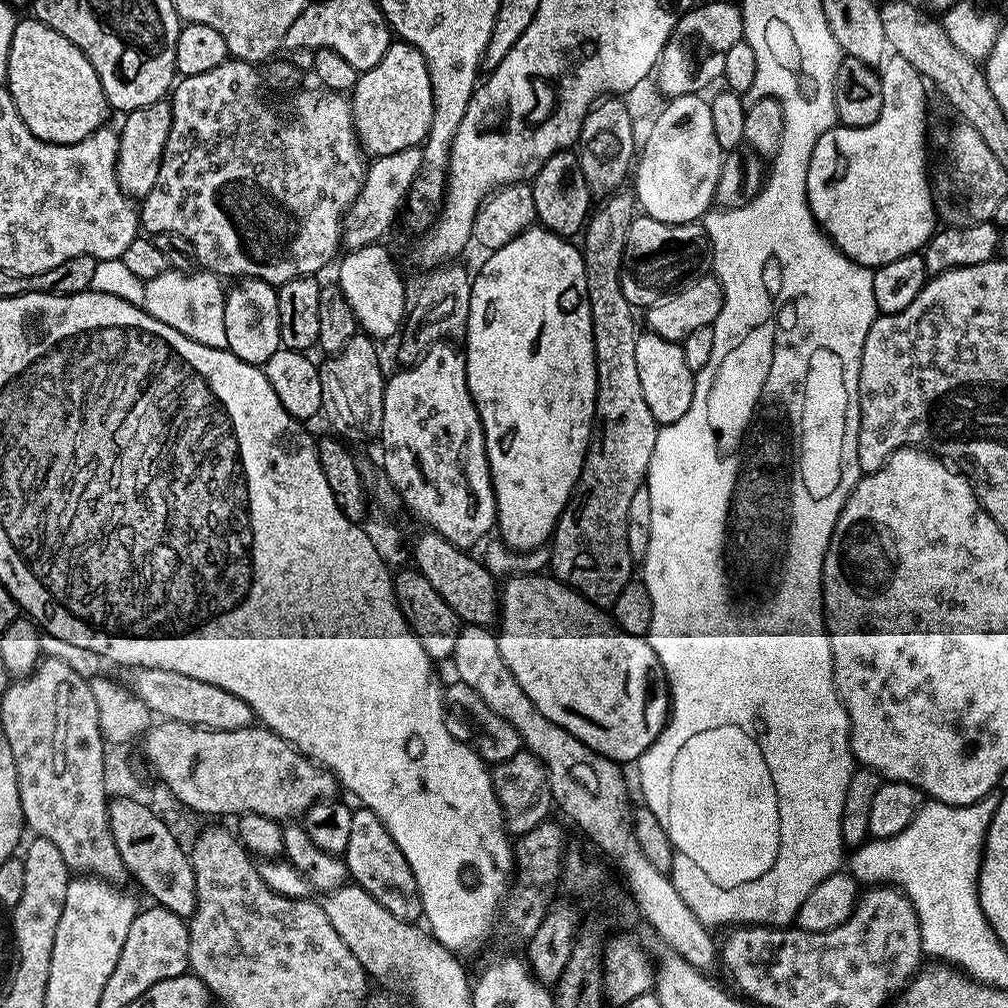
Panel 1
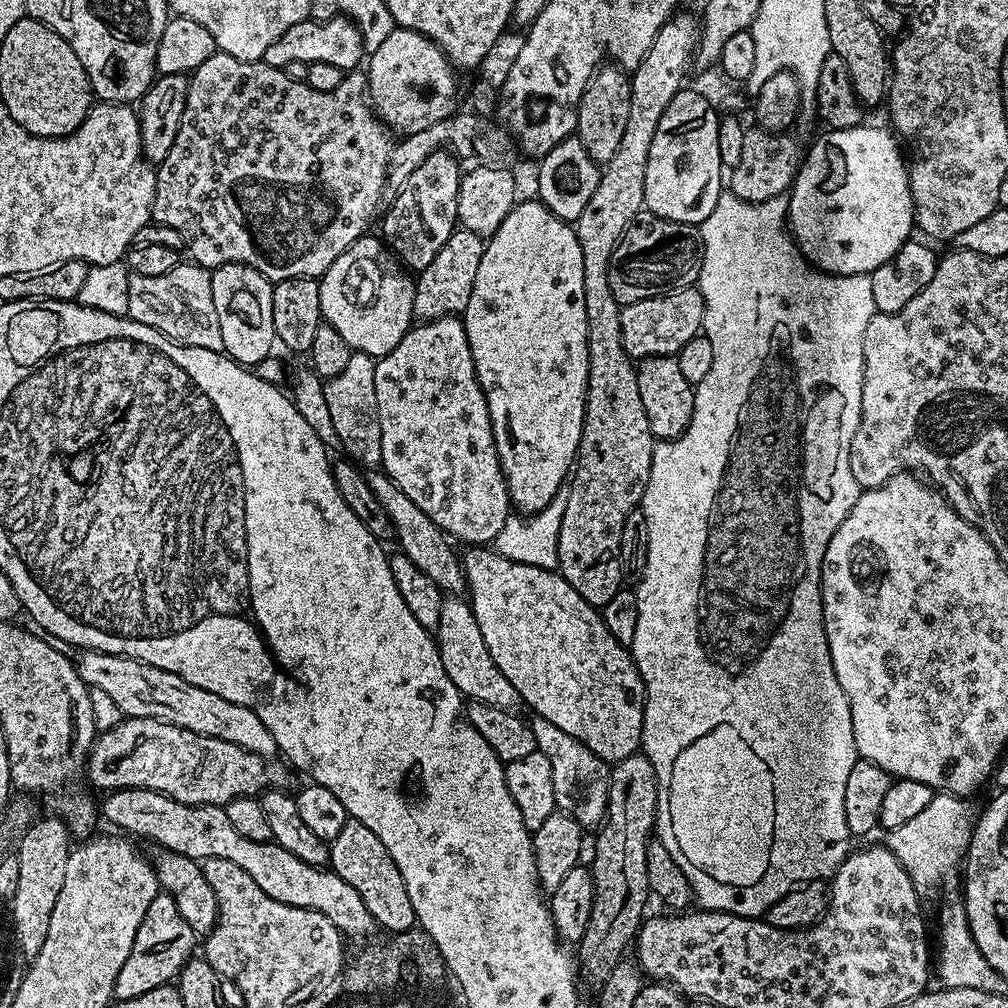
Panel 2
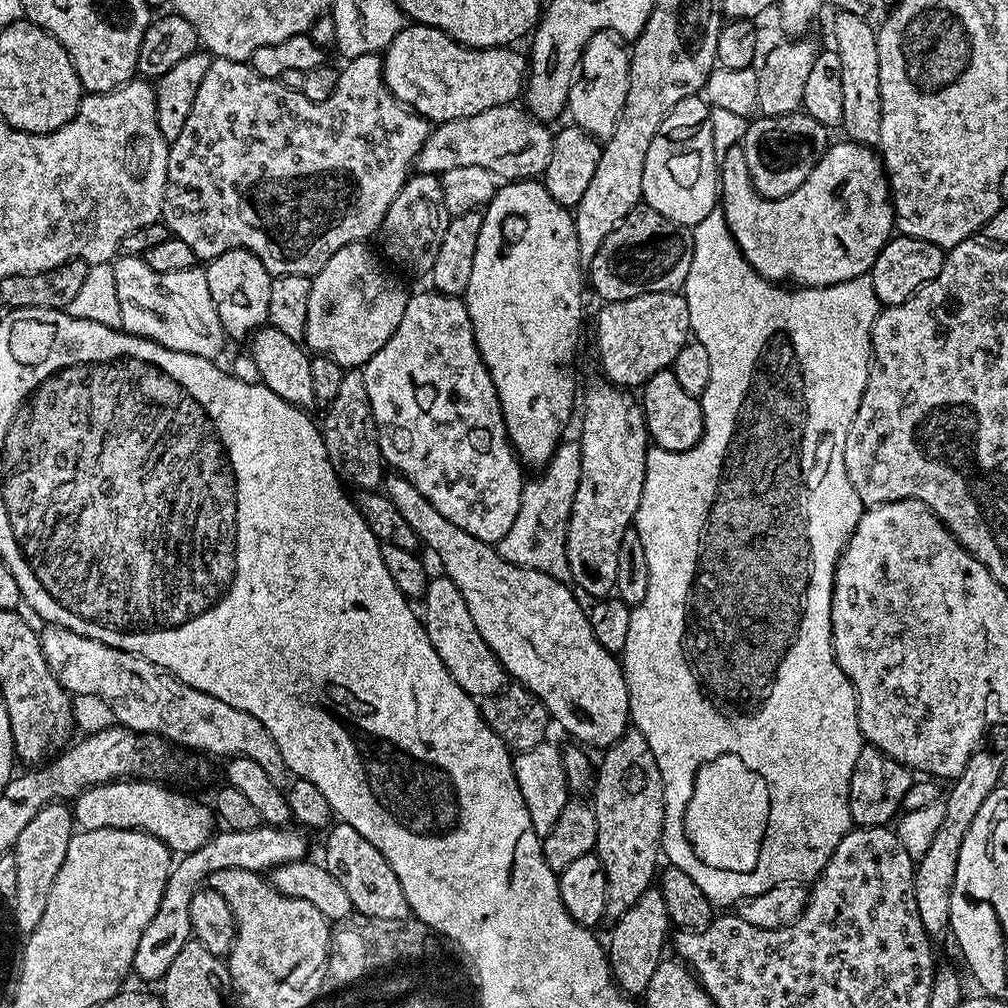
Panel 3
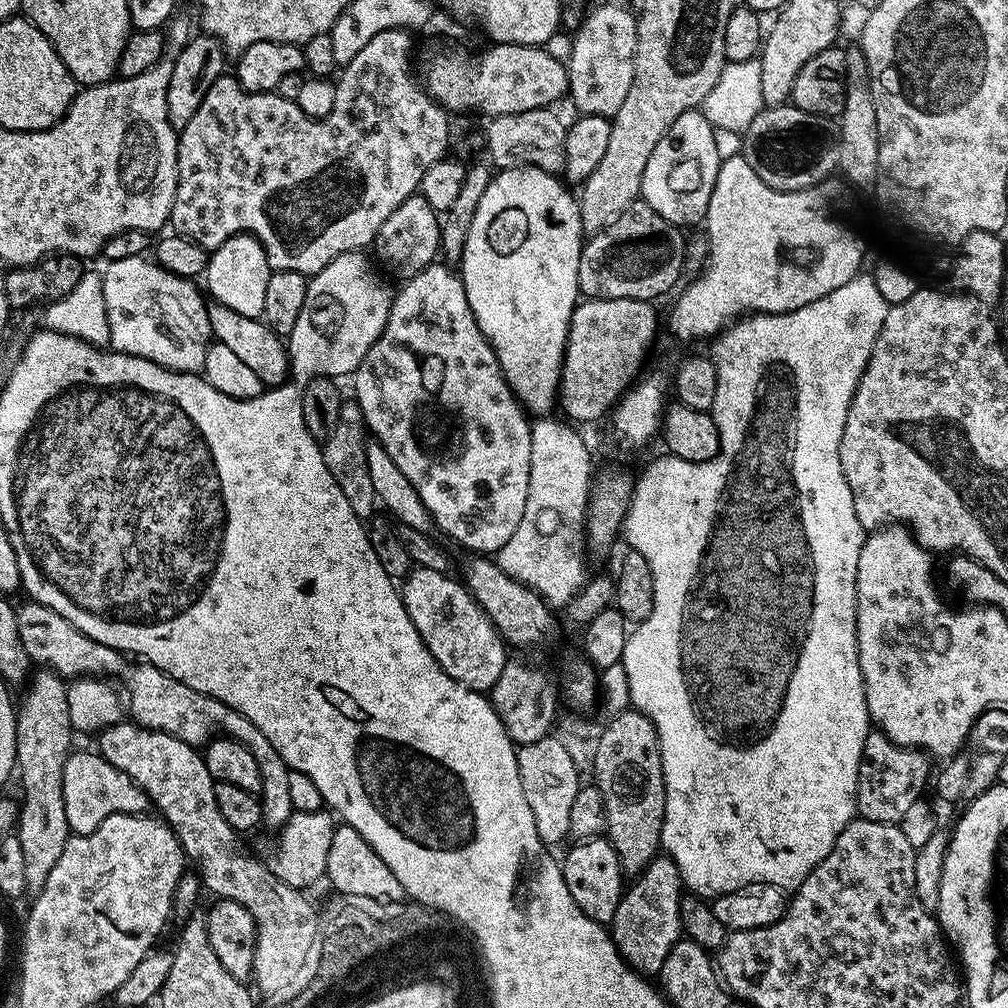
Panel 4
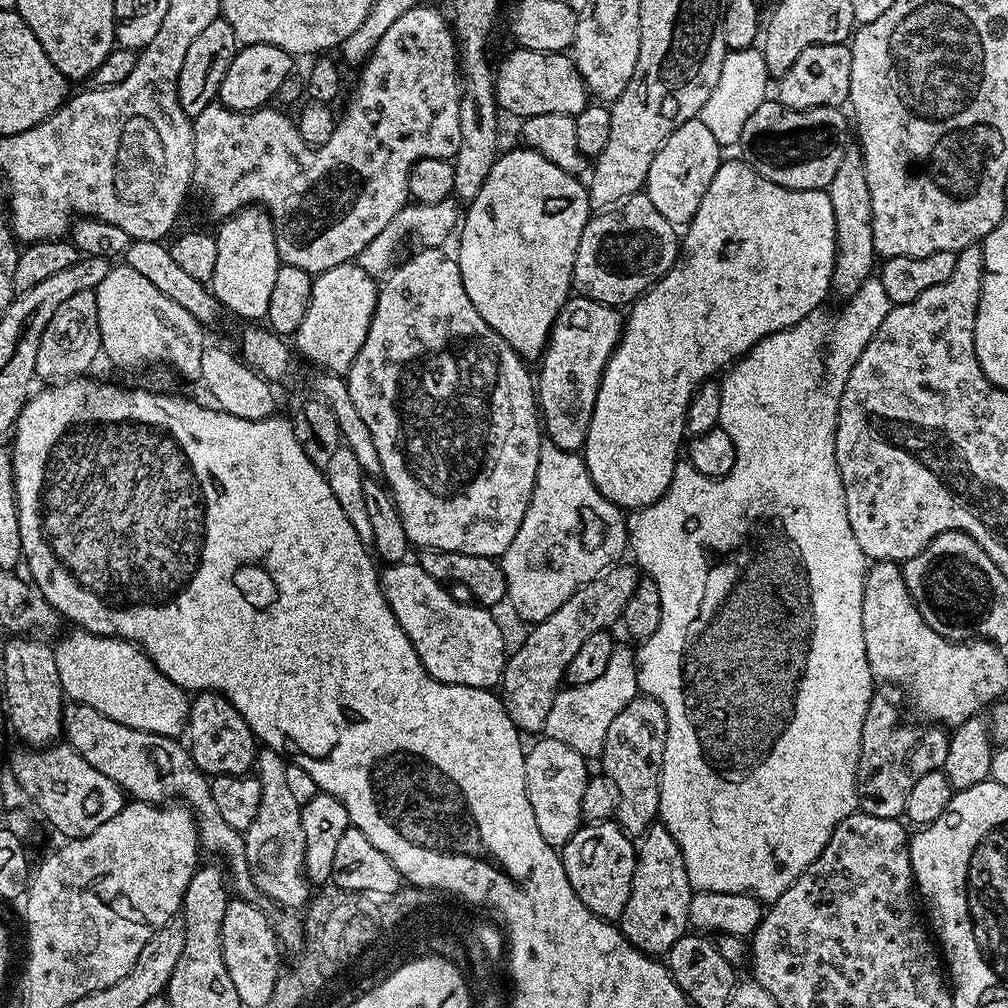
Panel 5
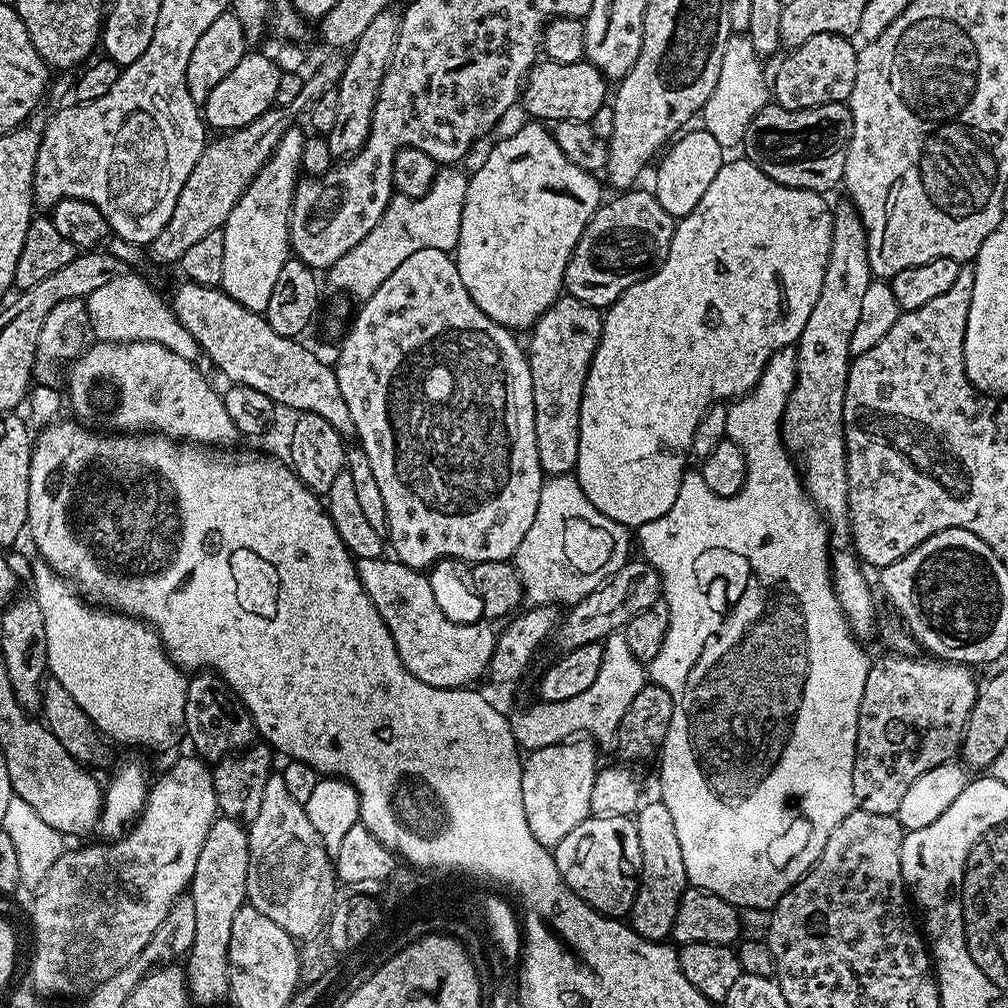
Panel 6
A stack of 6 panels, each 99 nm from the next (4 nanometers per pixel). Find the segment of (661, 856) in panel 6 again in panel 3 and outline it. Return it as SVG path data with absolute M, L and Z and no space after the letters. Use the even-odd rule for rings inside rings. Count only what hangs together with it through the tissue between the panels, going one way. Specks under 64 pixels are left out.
M653 886L622 914L612 928L608 940L606 936L606 951L608 954L608 965L612 971L612 981L625 996L633 998L643 997L644 992L650 986L650 978L654 970L658 970L661 960L665 959L664 943L669 943L670 921L663 902L659 887Z

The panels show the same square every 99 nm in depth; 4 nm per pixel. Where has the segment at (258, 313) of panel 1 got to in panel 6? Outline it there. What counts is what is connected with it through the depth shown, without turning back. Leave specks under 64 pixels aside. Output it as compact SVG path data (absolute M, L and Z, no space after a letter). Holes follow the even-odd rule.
M293 127L282 134L272 156L260 167L260 172L248 184L248 189L238 198L234 210L226 218L223 226L225 248L222 249L222 282L220 287L226 295L234 298L247 312L263 313L270 306L270 293L274 290L278 273L290 258L288 242L288 215L292 212L292 198L296 193L296 185L302 176L300 163L304 150L305 133L299 132L299 127Z

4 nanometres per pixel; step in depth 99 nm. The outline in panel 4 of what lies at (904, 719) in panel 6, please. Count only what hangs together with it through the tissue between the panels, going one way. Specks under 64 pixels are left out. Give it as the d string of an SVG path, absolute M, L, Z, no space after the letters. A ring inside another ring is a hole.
M879 730L869 731L866 742L862 746L860 773L856 779L856 811L859 819L883 824L899 824L906 810L910 810L910 806L914 806L914 802L925 795L924 787L927 784L929 787L928 763L930 760L925 753L915 748L904 748L901 744L895 744L889 736Z

